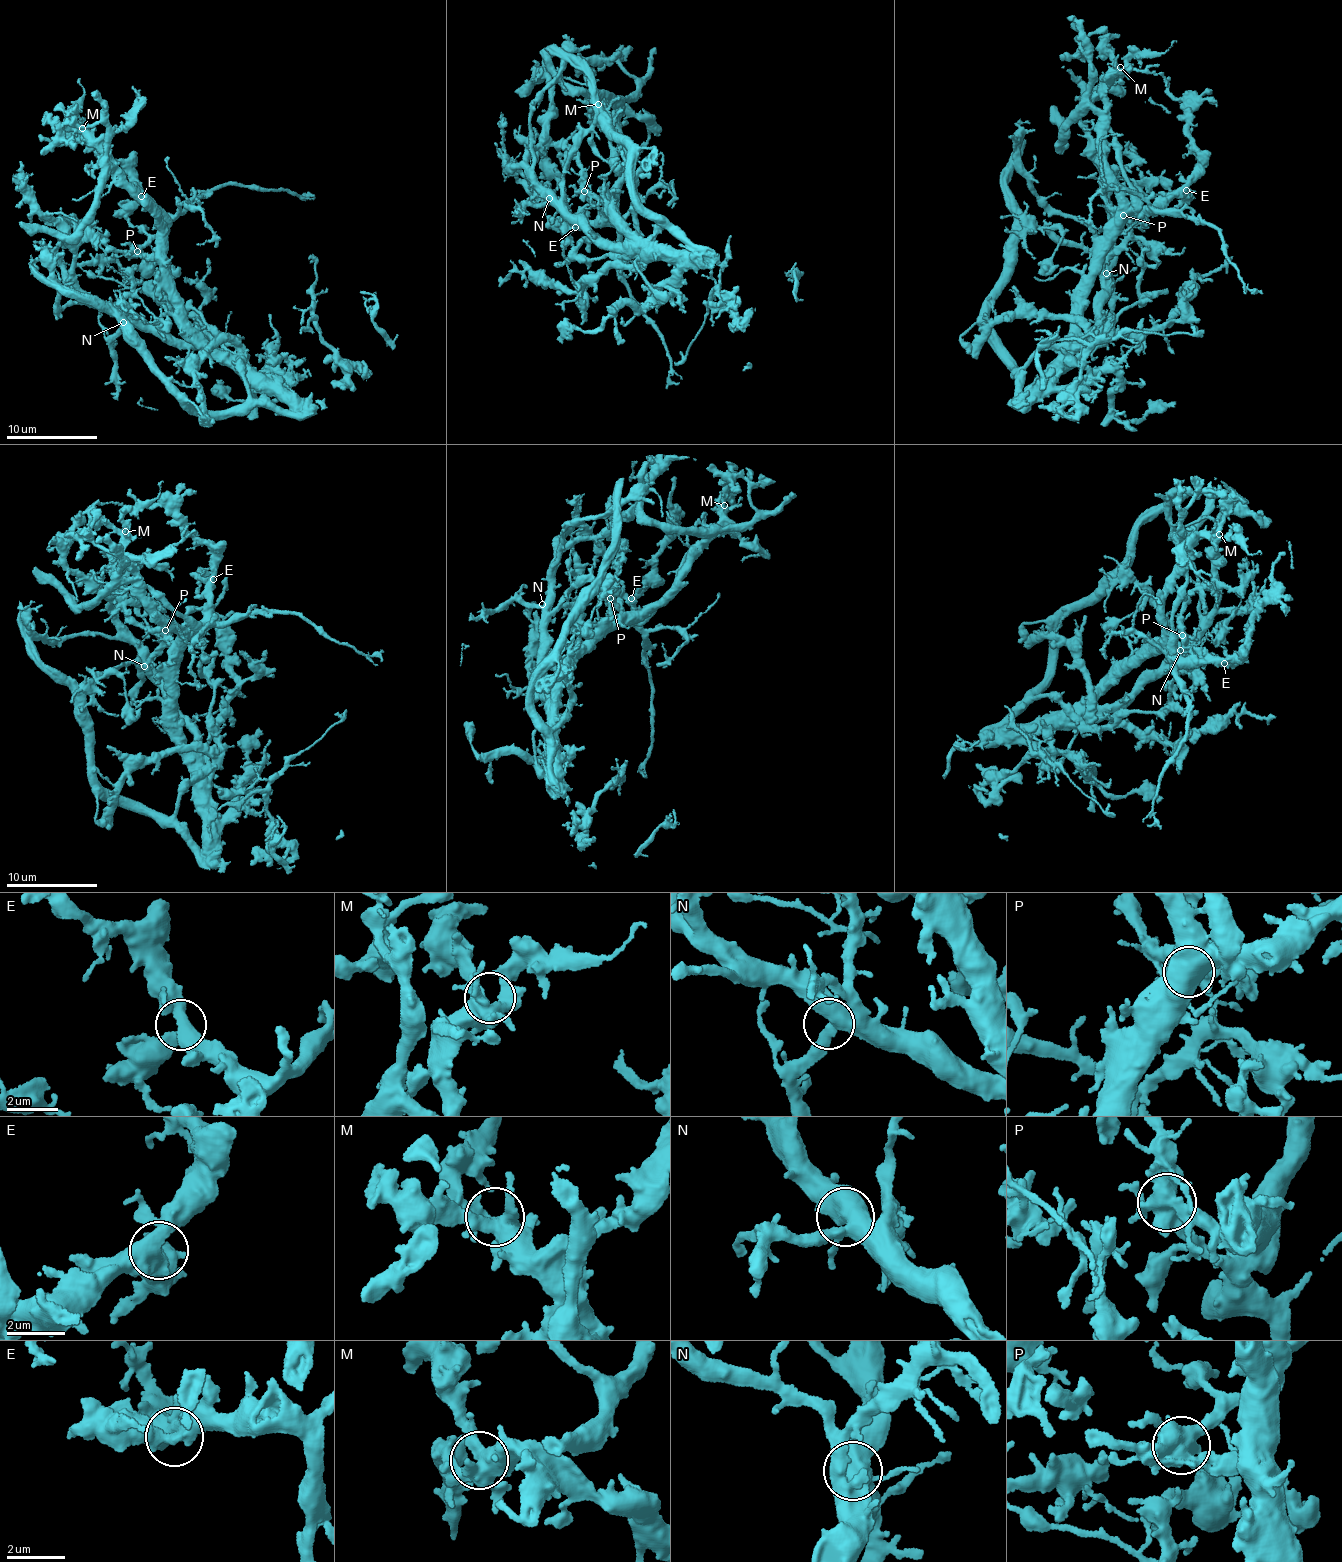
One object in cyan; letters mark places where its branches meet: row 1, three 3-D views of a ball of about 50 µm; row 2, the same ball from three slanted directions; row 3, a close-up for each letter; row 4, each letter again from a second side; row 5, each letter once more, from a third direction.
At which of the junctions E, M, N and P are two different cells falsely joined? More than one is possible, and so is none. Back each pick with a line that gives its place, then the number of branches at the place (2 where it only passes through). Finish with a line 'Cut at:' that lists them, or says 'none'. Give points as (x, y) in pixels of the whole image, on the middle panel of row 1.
P: (584, 191) | 6
Cut at: P

